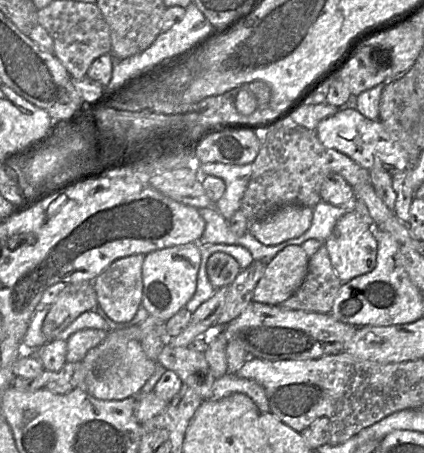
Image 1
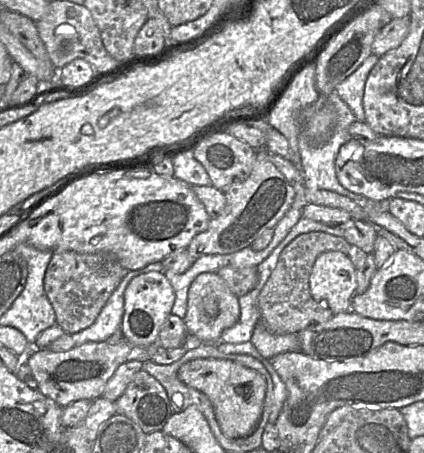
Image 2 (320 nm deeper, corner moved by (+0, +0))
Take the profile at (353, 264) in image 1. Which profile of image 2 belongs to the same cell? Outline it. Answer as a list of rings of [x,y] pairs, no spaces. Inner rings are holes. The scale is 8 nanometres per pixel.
[[[339,251],[321,253],[309,278],[312,297],[325,304],[333,314],[351,310],[357,287],[356,272],[347,254]]]

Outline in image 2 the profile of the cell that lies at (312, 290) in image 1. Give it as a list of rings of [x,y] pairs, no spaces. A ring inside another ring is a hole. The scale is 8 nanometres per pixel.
[[[319,231],[300,234],[291,241],[281,252],[276,267],[259,294],[260,322],[271,333],[284,335],[328,321],[334,314],[325,304],[312,297],[309,284],[311,270],[321,253],[339,251],[348,255],[350,246],[344,237]]]

